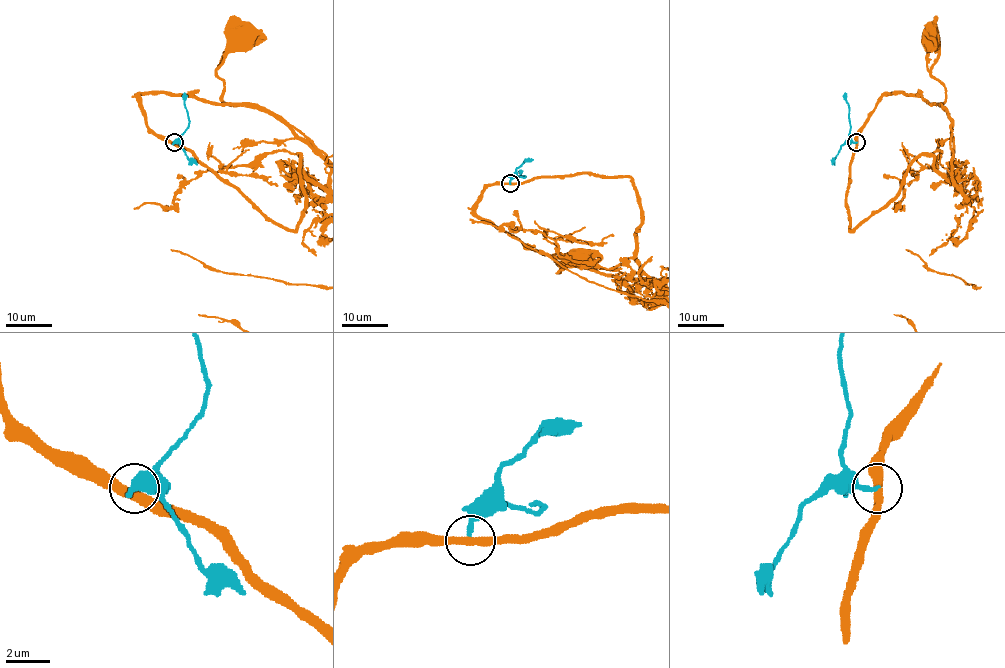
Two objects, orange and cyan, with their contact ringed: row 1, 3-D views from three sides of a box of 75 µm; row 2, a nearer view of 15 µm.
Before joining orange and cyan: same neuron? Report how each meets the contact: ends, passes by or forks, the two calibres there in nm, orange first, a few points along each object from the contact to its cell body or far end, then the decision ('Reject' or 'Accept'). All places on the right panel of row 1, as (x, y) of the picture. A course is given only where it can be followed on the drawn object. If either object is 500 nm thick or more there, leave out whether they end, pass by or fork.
At the ring orange passes by. At the ring cyan ends. Thickness 360 nm (orange) against 220 nm. Course of orange: (856, 142), (885, 93), (917, 94), (940, 105), (945, 88), (926, 57), (931, 36). Course of cyan: (856, 142), (850, 137), (848, 104), (844, 93). Reject

